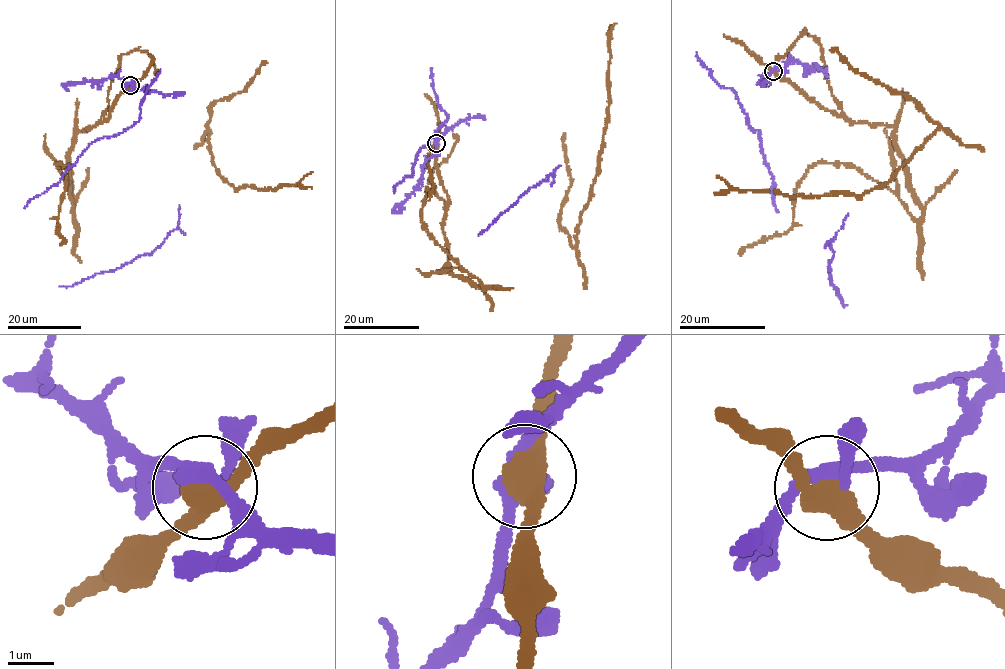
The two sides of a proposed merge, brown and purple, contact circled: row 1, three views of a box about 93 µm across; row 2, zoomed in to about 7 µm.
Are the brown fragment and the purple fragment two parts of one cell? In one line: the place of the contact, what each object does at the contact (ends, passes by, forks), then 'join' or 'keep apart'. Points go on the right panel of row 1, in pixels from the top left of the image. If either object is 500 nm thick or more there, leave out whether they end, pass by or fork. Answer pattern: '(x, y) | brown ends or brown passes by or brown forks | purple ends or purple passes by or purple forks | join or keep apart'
(773, 71) | brown passes by | purple forks | keep apart

